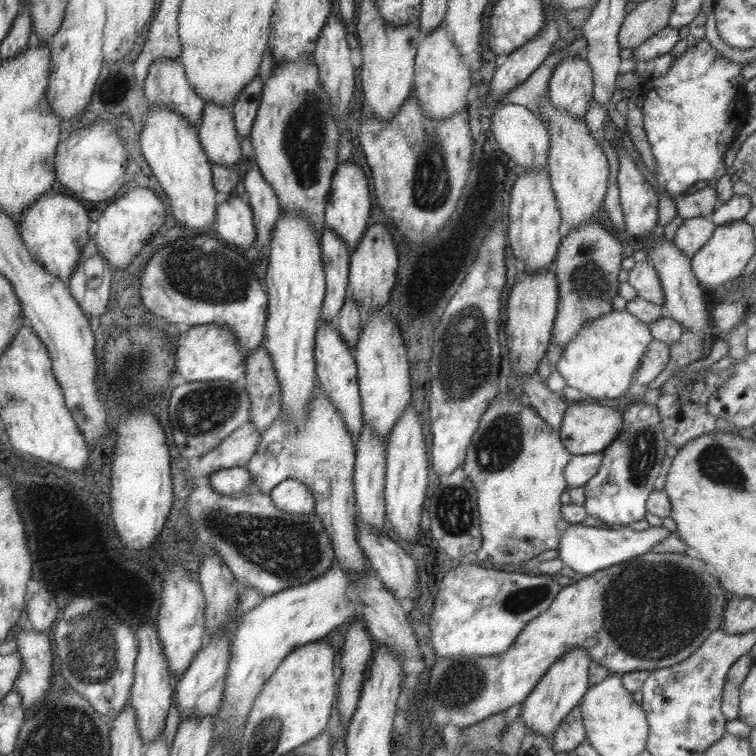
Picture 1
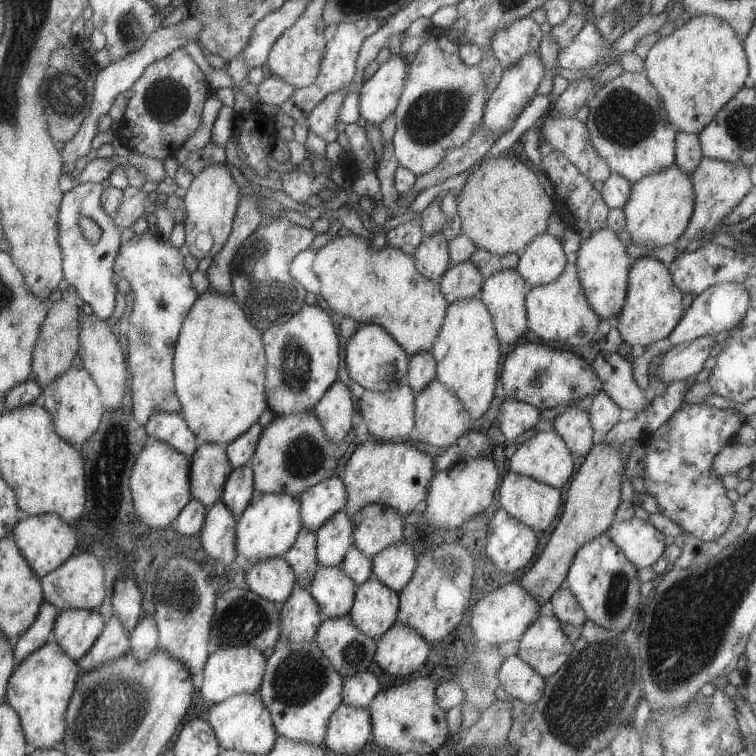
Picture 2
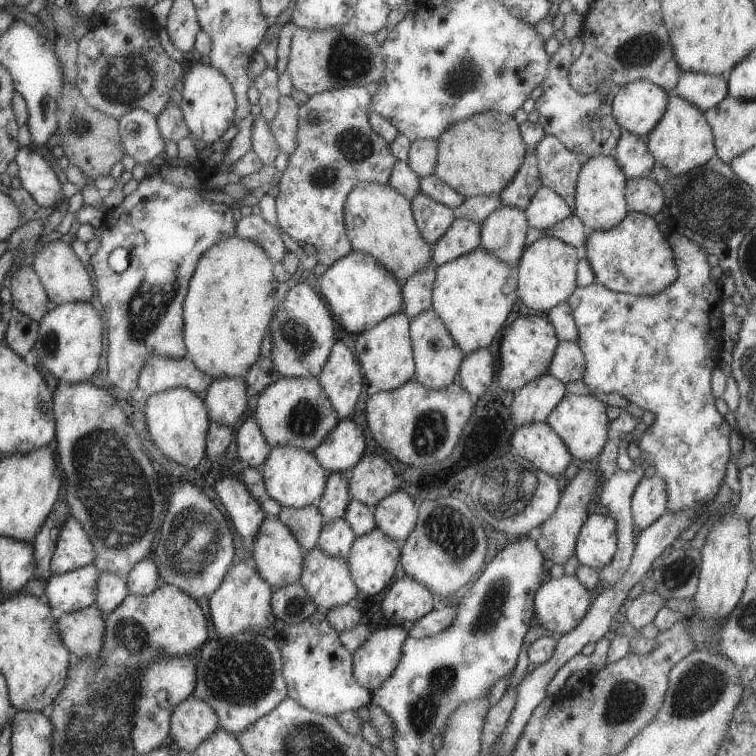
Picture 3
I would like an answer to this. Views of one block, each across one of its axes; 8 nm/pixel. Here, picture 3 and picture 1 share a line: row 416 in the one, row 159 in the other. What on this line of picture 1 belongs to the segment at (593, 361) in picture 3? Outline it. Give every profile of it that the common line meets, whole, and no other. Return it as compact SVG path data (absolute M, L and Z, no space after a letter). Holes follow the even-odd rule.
M705 37L696 41L693 45L687 45L682 56L673 59L669 70L663 76L646 76L638 91L642 98L643 129L656 164L653 175L662 194L669 198L687 193L696 182L717 180L725 173L725 151L730 148L734 136L747 119L748 95L741 87L734 87L731 82L740 75L743 66L724 58Z

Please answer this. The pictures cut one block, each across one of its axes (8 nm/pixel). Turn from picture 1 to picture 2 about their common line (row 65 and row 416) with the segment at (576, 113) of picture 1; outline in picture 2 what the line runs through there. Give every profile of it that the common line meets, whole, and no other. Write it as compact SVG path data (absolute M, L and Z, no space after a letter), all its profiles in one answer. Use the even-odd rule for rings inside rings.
M575 405L569 406L565 410L560 410L551 424L551 428L563 440L565 447L574 458L585 457L589 453L596 435L591 429L588 412L579 410Z

